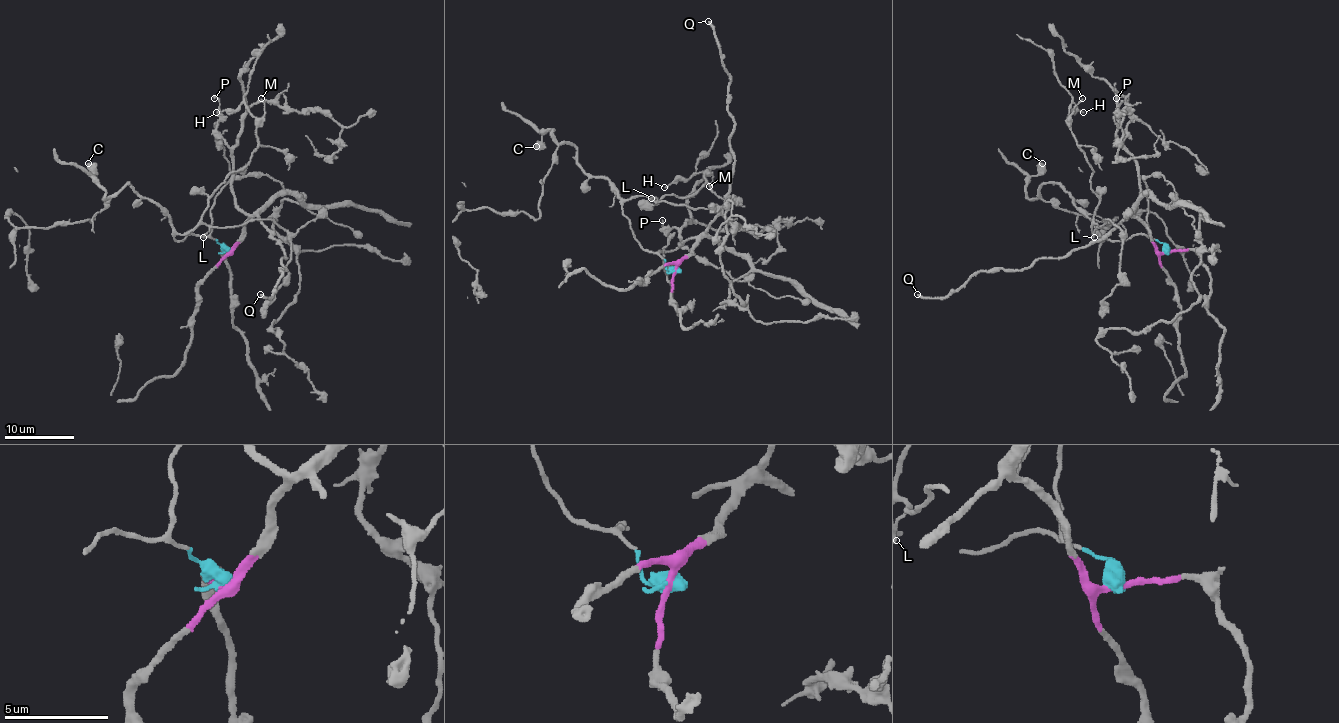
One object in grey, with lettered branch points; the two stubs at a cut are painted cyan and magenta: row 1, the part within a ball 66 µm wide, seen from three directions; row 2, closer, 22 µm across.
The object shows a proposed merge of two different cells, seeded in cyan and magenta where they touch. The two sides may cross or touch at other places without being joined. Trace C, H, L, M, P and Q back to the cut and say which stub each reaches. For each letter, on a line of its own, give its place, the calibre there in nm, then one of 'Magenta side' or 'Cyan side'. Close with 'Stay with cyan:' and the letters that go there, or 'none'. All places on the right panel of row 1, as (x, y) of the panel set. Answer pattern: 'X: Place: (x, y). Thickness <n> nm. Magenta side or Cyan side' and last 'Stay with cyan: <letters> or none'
C: Place: (1042, 163). Thickness 600 nm. Cyan side
H: Place: (1083, 112). Thickness 120 nm. Cyan side
L: Place: (1094, 237). Thickness 140 nm. Cyan side
M: Place: (1082, 98). Thickness 110 nm. Cyan side
P: Place: (1116, 98). Thickness 150 nm. Magenta side
Q: Place: (917, 294). Thickness 260 nm. Magenta side
Stay with cyan: C, H, L, M

